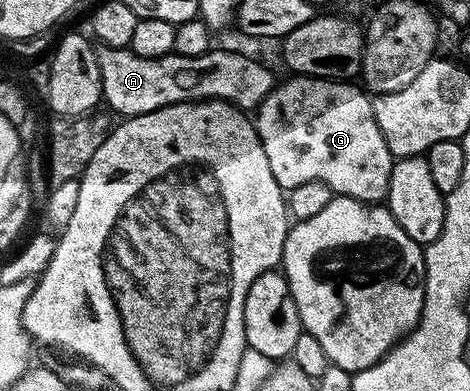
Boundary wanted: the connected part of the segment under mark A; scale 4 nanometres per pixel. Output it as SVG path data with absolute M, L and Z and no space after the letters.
M105 46L96 59L100 65L103 101L109 102L113 106L111 109L120 116L145 114L163 106L201 100L231 102L245 112L252 112L274 85L274 77L262 63L219 48L207 50L202 56L182 56L173 52L161 58L147 58L138 56L131 48L116 50L113 46Z

